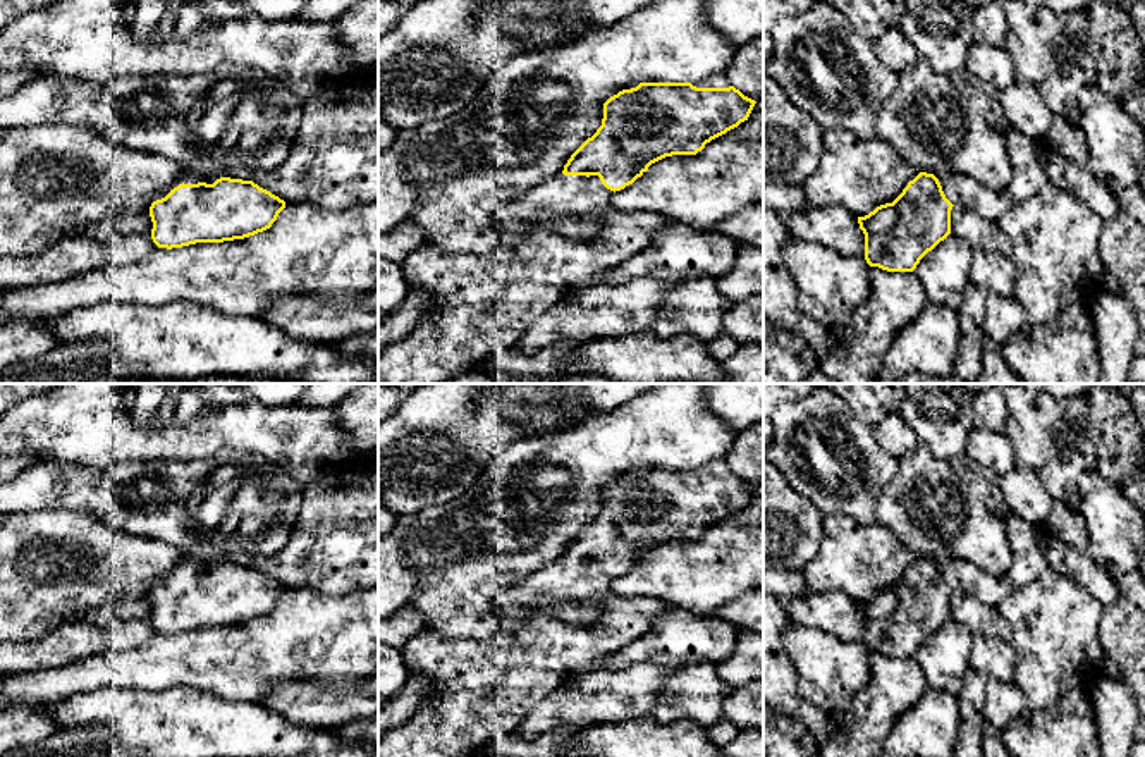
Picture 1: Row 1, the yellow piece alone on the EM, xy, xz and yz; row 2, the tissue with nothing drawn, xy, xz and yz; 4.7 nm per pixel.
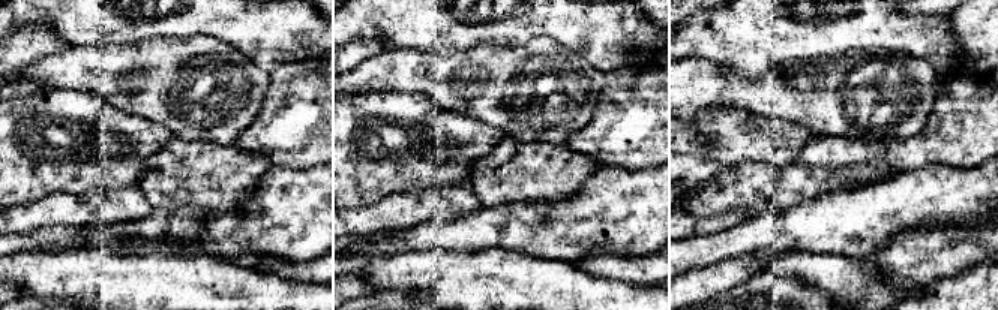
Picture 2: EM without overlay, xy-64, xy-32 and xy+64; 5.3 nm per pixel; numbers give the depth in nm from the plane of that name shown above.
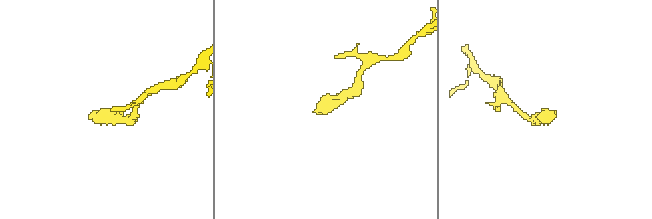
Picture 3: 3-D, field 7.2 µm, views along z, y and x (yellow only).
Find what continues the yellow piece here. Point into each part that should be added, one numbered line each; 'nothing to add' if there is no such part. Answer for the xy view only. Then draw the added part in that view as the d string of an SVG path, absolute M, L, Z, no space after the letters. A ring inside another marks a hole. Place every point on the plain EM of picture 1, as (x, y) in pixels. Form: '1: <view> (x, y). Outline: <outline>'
1: xy (188, 561). Outline: M184 556L182 561L168 575L163 575L162 578L158 578L153 587L165 583L174 573L177 573L182 568L184 569L198 569L198 568L213 569L217 564L220 563L201 563L193 556Z

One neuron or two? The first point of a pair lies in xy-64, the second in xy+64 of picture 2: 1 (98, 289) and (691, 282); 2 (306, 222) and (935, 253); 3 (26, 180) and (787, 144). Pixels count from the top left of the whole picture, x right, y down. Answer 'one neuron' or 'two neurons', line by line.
1: two neurons
2: two neurons
3: one neuron

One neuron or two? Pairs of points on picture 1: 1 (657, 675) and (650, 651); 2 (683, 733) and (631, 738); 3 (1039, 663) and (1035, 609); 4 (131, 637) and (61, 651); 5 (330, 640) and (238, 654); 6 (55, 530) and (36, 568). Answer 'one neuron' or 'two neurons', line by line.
1: two neurons
2: one neuron
3: one neuron
4: one neuron
5: one neuron
6: one neuron

